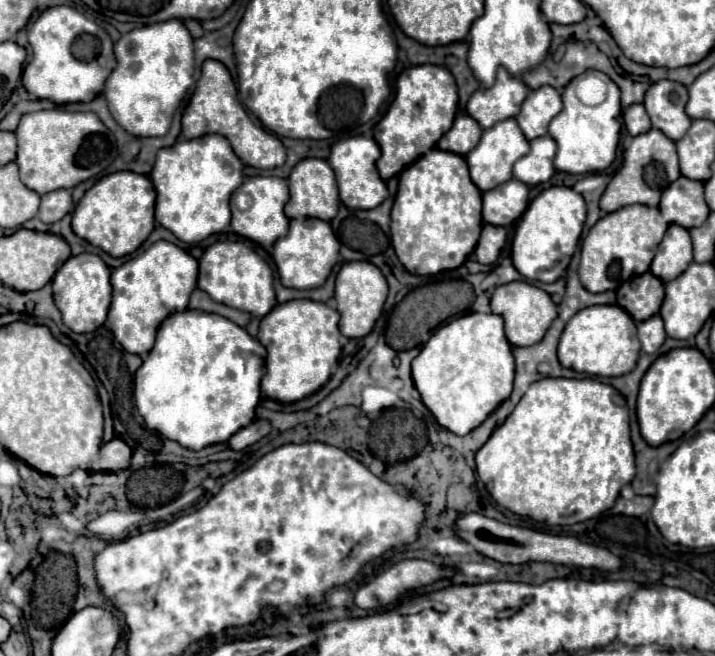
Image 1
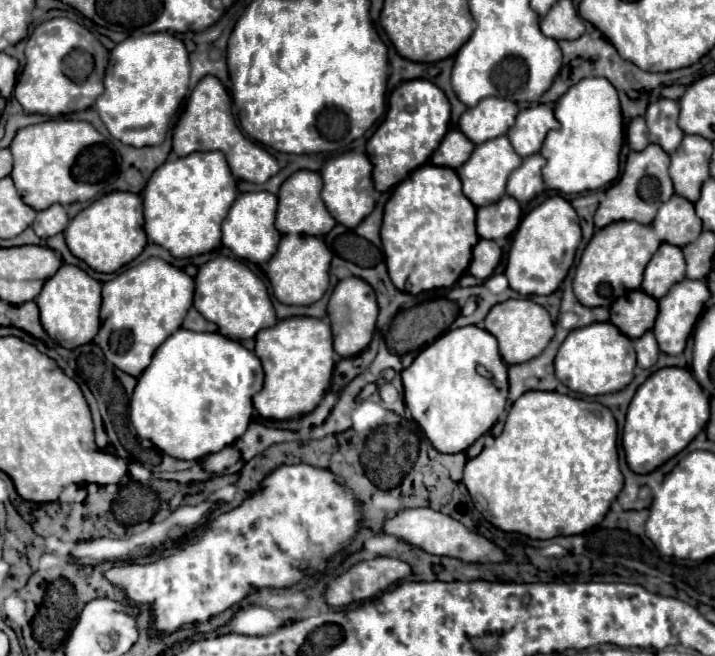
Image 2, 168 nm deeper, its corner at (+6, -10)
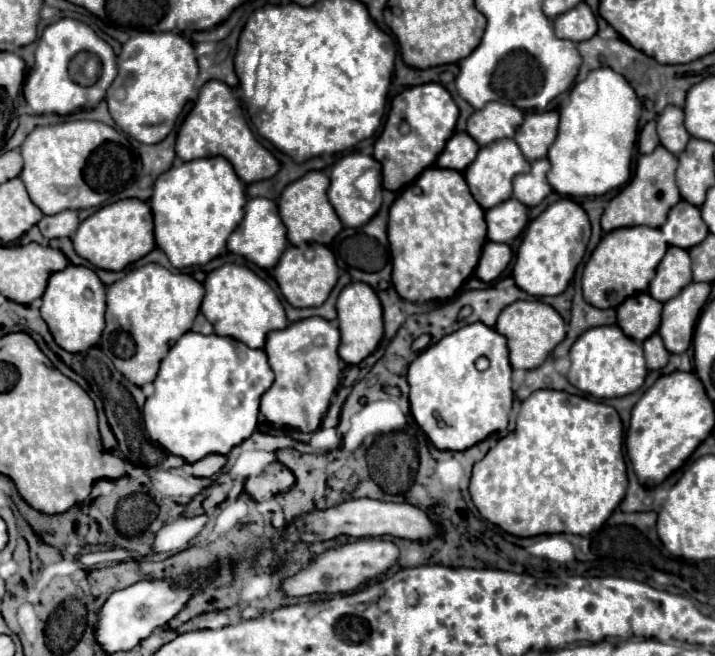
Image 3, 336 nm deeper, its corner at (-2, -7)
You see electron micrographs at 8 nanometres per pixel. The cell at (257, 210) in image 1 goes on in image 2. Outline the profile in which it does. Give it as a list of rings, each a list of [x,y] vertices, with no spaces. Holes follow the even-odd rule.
[[[246,192],[236,198],[232,204],[232,210],[228,212],[228,218],[224,218],[222,226],[222,244],[230,248],[238,258],[262,264],[276,252],[276,246],[282,238],[282,234],[276,230],[276,206],[278,198],[270,192]]]

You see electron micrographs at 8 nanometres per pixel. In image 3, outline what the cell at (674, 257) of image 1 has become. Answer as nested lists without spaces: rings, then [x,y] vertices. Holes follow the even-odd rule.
[[[668,247],[664,259],[656,269],[656,277],[650,281],[648,293],[660,303],[676,297],[692,281],[690,255],[680,247]]]

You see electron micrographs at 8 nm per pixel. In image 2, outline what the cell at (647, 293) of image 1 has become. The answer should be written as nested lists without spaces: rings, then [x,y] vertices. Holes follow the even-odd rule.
[[[632,290],[610,306],[610,322],[628,338],[640,338],[640,334],[652,330],[656,314],[658,302],[644,290]]]

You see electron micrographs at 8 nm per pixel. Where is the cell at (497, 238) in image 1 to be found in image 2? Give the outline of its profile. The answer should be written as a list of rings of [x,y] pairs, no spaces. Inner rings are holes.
[[[482,238],[472,250],[472,262],[470,262],[468,272],[472,276],[480,278],[480,280],[486,280],[494,272],[494,268],[498,266],[500,256],[502,256],[500,246],[494,240],[484,240]]]

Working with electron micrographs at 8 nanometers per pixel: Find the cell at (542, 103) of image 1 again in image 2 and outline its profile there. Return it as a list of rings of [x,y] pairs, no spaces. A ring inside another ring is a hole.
[[[538,104],[532,108],[524,108],[516,116],[516,124],[512,130],[508,130],[508,138],[514,146],[514,150],[526,158],[530,154],[536,154],[548,134],[548,130],[556,128],[558,122],[554,118],[554,112],[548,104]]]

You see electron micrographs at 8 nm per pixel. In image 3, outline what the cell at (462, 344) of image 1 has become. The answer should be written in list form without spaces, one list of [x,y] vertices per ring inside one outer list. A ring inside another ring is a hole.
[[[472,323],[468,327],[460,327],[458,331],[446,335],[436,345],[420,351],[418,357],[410,363],[408,385],[410,385],[410,413],[436,449],[464,451],[484,441],[490,433],[506,431],[508,427],[508,415],[512,411],[512,399],[514,399],[508,347],[504,335],[500,335],[496,329],[484,323]],[[478,357],[490,359],[490,367],[486,371],[478,371],[474,367],[474,361]]]

